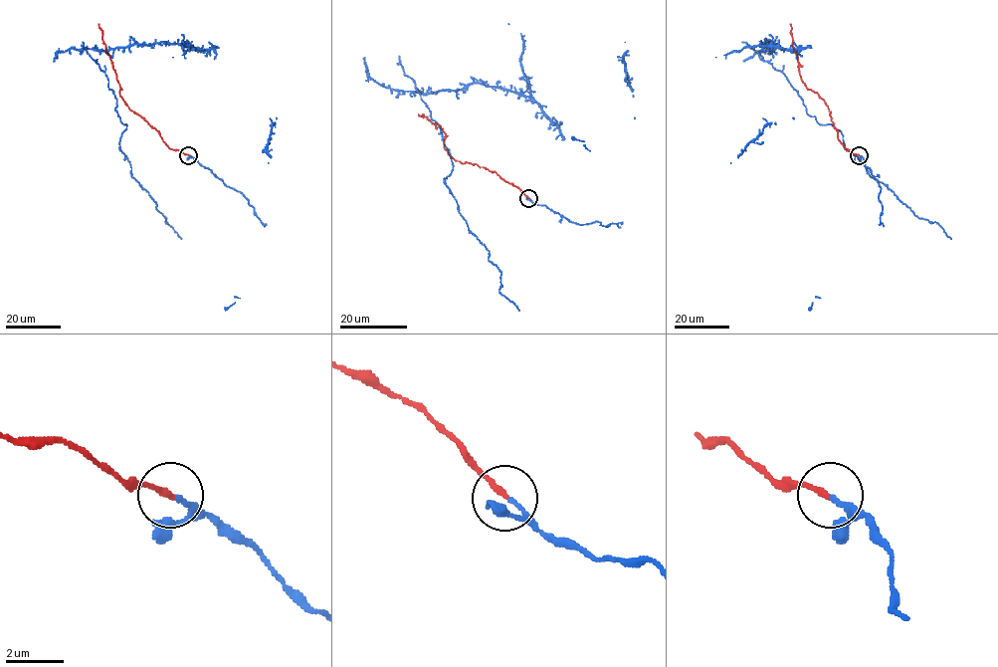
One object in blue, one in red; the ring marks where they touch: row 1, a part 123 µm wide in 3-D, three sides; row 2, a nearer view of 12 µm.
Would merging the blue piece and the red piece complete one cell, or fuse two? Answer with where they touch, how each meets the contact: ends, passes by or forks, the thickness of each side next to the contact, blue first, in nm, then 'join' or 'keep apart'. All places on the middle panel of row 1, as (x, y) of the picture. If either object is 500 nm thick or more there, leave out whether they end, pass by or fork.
at (528, 198); blue ends there; red ends there; 150 nm thick on the blue side, 200 nm on the other; join

